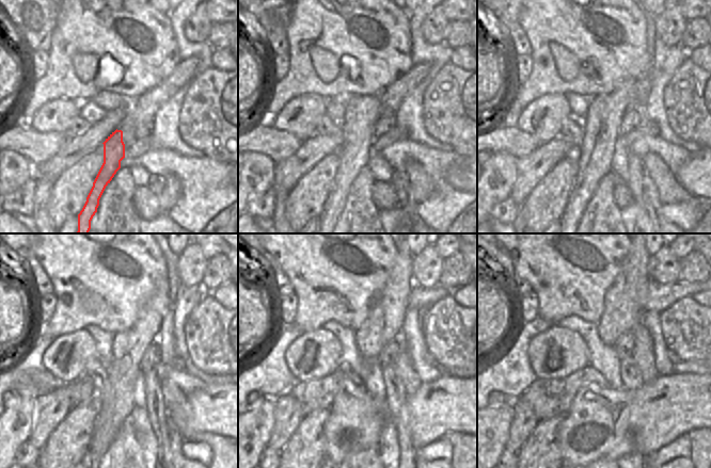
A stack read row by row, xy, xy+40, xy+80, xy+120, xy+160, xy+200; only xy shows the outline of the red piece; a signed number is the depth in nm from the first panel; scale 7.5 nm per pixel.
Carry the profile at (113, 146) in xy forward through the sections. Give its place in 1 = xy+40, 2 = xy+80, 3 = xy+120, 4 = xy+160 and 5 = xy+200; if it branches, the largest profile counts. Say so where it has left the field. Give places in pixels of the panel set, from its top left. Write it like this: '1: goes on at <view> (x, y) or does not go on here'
1: goes on at xy+40 (361, 114)
2: goes on at xy+80 (594, 146)
3: goes on at xy+120 (117, 377)
4: goes on at xy+160 (389, 305)
5: goes on at xy+200 (623, 304)

